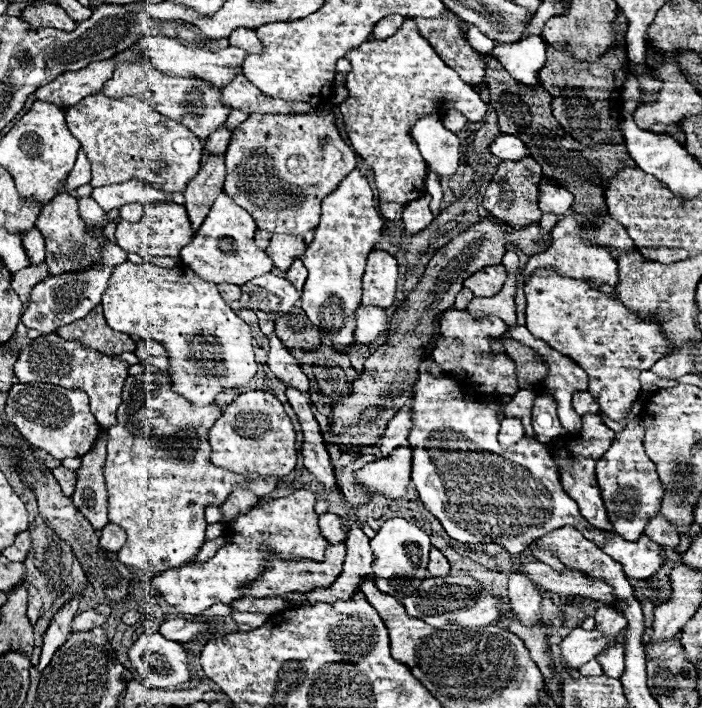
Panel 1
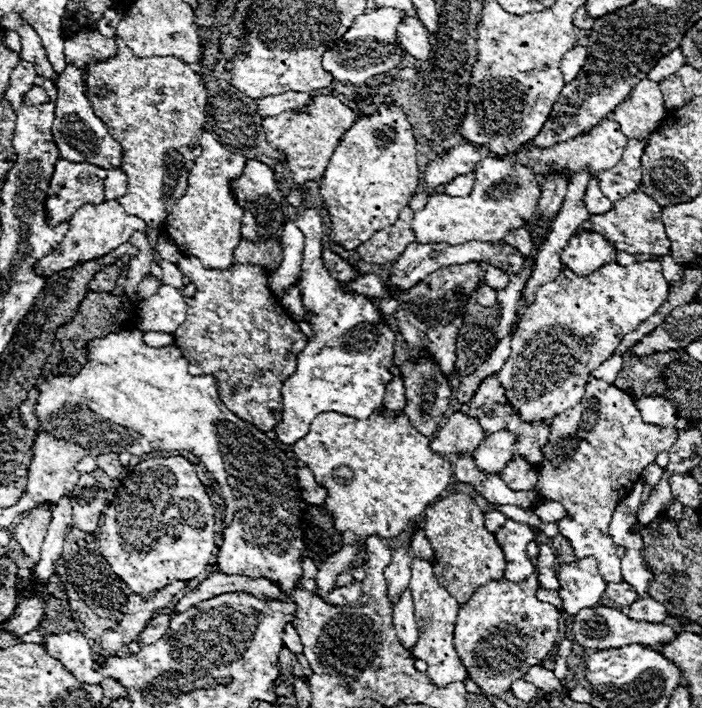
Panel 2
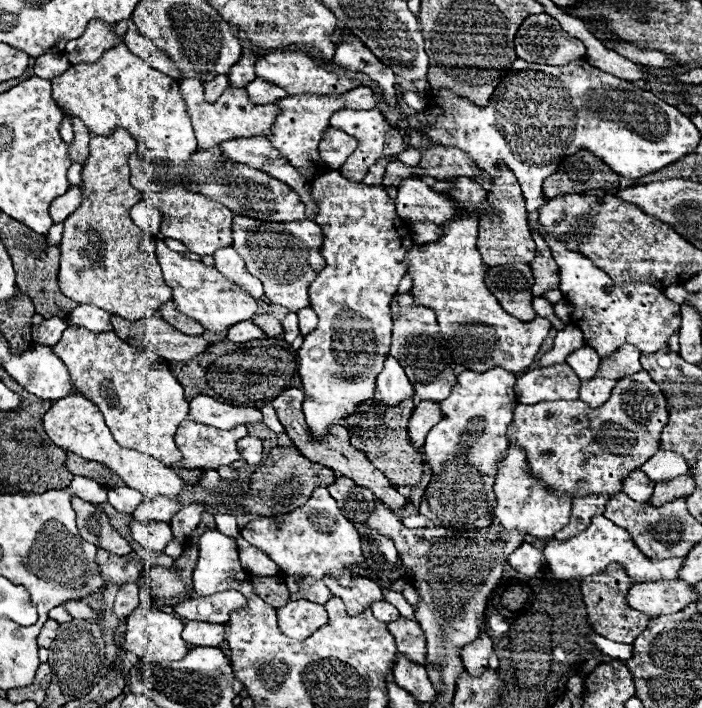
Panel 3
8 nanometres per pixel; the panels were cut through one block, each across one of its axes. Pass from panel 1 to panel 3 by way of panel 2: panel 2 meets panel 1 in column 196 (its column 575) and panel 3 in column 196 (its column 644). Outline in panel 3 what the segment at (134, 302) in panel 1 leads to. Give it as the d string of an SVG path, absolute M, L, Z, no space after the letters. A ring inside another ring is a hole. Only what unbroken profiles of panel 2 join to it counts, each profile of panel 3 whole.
M158 240L156 244L156 252L164 280L172 288L172 300L176 304L176 310L198 320L206 330L222 332L238 322L252 320L252 316L256 314L256 300L240 286L232 284L232 280L220 274L214 266L184 258L182 254L170 250L162 240Z

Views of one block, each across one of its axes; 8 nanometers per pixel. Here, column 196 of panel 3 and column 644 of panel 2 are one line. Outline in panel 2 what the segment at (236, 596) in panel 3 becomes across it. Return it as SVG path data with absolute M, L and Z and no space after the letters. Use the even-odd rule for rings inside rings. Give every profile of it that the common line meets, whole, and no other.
M650 596L634 600L634 604L630 604L630 614L628 616L634 618L634 620L656 622L656 624L662 624L664 620L668 620L666 606L660 604L658 600L654 600L654 598L650 598Z

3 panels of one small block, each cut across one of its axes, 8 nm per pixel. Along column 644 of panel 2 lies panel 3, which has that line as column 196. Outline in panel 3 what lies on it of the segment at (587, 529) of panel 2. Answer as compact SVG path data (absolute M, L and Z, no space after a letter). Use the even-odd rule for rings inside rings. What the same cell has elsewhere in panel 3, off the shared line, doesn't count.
M184 420L176 432L176 444L182 452L182 464L190 468L218 470L240 460L236 442L248 436L246 426L220 430L192 420Z

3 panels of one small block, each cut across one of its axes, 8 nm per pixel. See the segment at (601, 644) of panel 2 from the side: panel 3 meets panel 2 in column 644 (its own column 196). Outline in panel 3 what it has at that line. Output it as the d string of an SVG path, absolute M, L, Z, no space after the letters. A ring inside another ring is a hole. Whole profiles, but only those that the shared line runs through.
M188 622L182 638L188 644L216 644L220 646L224 642L226 626L224 624L208 624L208 622Z

